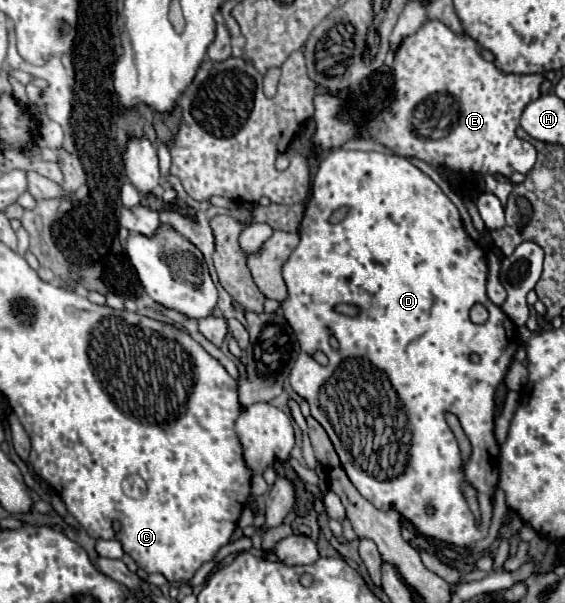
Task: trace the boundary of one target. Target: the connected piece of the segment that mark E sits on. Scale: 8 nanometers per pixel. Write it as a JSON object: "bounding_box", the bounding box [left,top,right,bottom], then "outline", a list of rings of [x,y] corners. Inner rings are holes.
{"bounding_box":[311,20,545,178],"outline":[[[431,20],[419,32],[407,36],[401,42],[401,48],[395,52],[393,72],[395,72],[395,86],[393,86],[395,94],[391,98],[391,104],[383,108],[381,114],[373,114],[363,122],[339,120],[343,110],[343,98],[337,92],[325,92],[313,98],[315,134],[311,142],[319,154],[327,156],[329,152],[343,148],[345,142],[363,138],[363,140],[373,140],[377,144],[383,144],[395,156],[419,158],[433,168],[443,166],[453,172],[503,174],[509,178],[513,172],[527,174],[533,168],[535,156],[537,156],[535,148],[529,142],[519,140],[515,136],[515,130],[519,126],[519,118],[527,108],[527,104],[541,96],[539,88],[545,80],[543,76],[503,76],[493,66],[493,62],[487,62],[485,58],[481,58],[475,40],[471,40],[469,36],[457,38],[439,20]],[[433,124],[437,126],[437,130],[431,130]]]}

